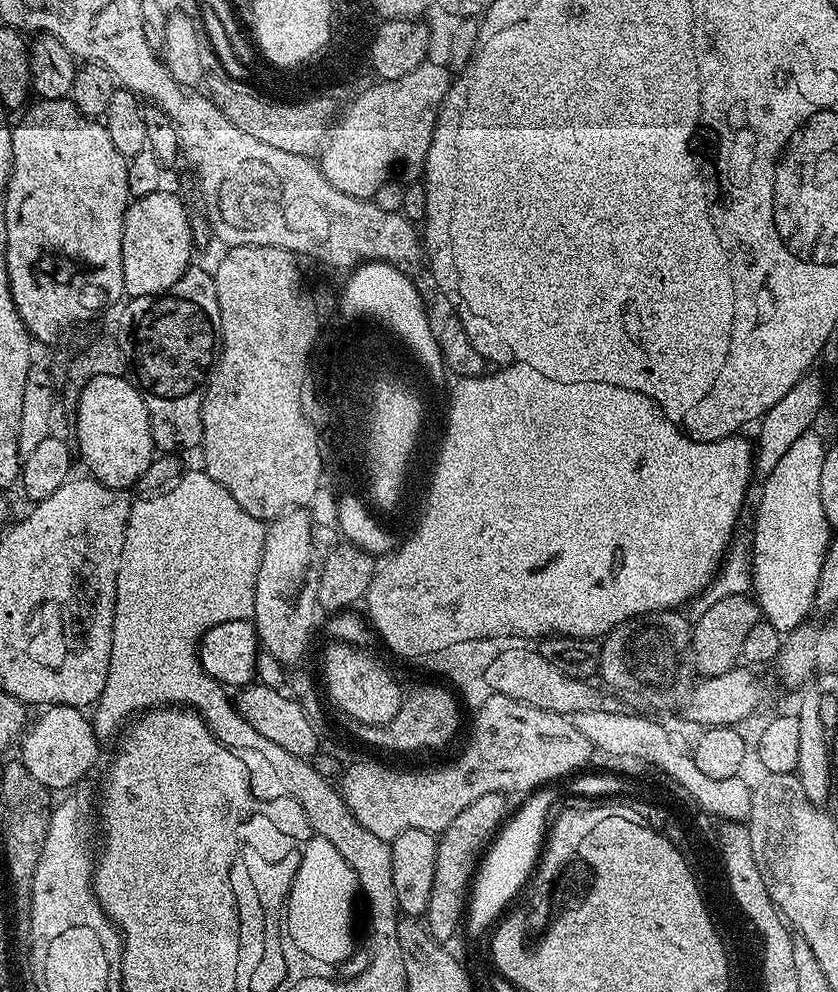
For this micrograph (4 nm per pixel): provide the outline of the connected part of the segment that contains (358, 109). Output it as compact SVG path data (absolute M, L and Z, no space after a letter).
M402 74L402 78L380 80L359 93L359 103L351 108L335 136L327 155L318 159L321 173L330 185L356 199L372 198L383 183L391 181L392 171L416 178L424 171L426 154L434 134L436 119L444 98L426 100L418 78Z

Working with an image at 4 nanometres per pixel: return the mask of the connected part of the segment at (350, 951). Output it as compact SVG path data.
M313 835L305 841L284 911L284 926L291 945L293 942L316 962L343 965L356 952L354 910L359 892L353 868L326 838Z

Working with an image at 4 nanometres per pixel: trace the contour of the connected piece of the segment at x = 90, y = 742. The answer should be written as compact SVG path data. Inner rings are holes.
M53 704L41 712L44 713L27 725L19 741L19 759L23 760L30 774L34 774L38 782L42 782L42 786L50 790L68 788L71 784L78 783L95 766L96 755L99 754L101 745L92 729L91 719L81 709L65 704Z

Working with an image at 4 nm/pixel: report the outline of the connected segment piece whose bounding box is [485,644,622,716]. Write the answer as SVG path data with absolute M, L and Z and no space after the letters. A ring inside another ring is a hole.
M522 644L509 645L500 651L488 667L485 682L491 693L508 698L514 698L536 709L550 713L571 716L574 713L584 713L586 710L601 710L606 713L621 711L622 704L617 695L600 690L591 681L578 680L564 674L551 660L546 659L541 651L534 651L530 646ZM618 698L618 699L617 699Z

